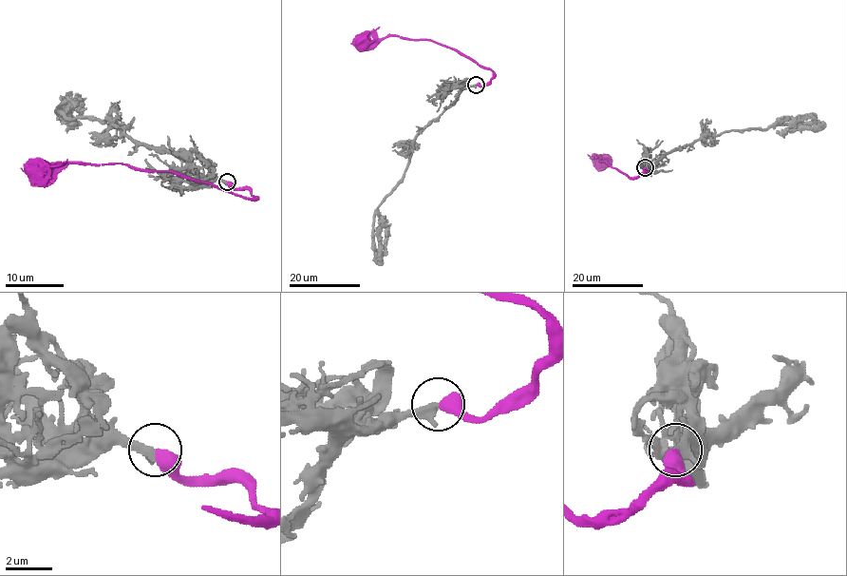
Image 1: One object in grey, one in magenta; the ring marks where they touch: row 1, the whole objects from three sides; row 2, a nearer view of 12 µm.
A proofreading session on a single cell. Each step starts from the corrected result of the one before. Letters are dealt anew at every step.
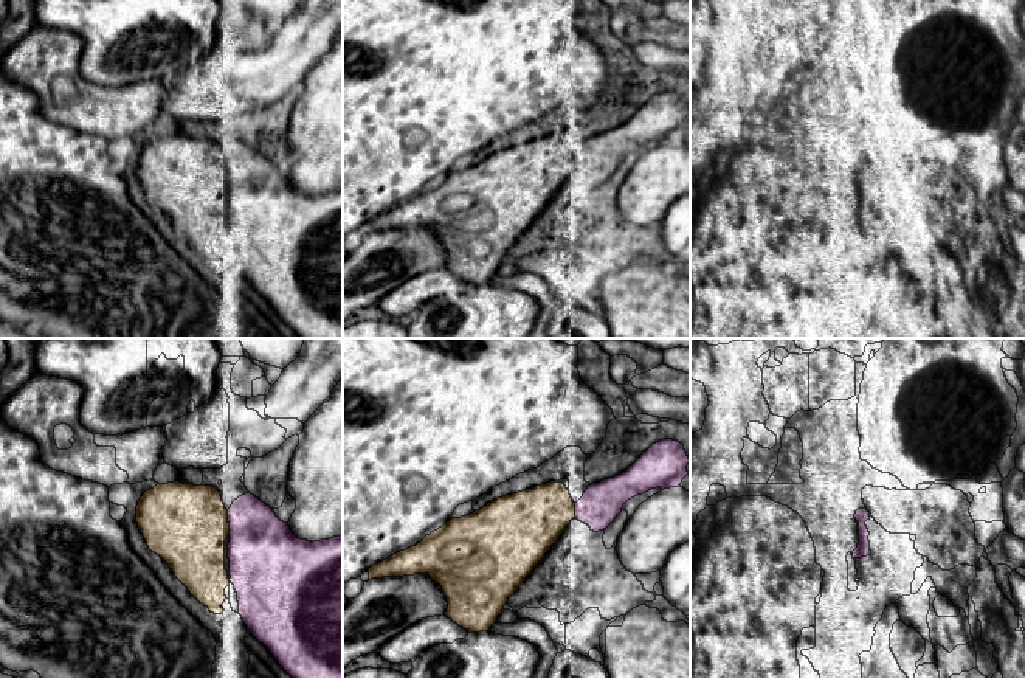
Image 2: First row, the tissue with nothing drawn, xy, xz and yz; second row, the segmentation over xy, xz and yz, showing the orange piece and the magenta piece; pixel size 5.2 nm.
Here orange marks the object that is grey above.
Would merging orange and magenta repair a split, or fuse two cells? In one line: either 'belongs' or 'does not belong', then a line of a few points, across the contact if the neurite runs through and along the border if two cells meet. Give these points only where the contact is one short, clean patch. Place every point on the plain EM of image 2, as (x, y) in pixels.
belongs

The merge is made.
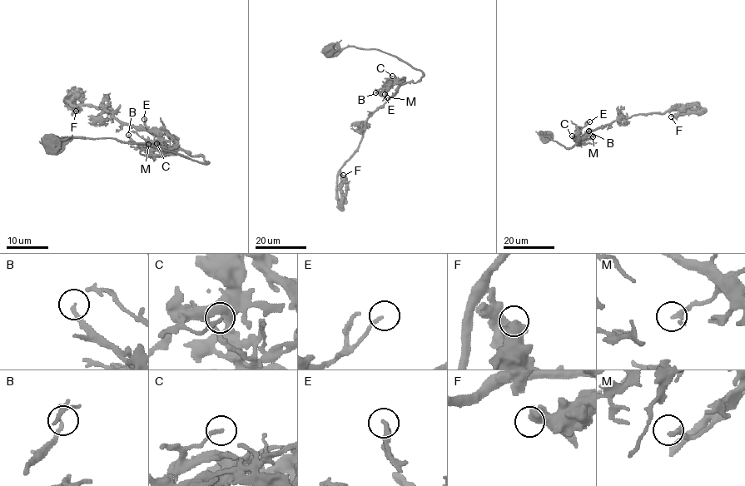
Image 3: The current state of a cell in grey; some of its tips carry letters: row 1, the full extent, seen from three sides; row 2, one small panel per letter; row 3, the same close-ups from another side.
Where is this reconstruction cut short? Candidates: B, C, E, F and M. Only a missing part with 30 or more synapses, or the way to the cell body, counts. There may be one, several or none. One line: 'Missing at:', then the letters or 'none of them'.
Missing at: none of them

